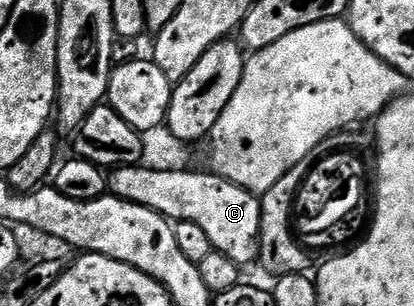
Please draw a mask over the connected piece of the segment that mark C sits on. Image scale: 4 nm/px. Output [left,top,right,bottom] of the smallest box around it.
[108,164,261,267]

